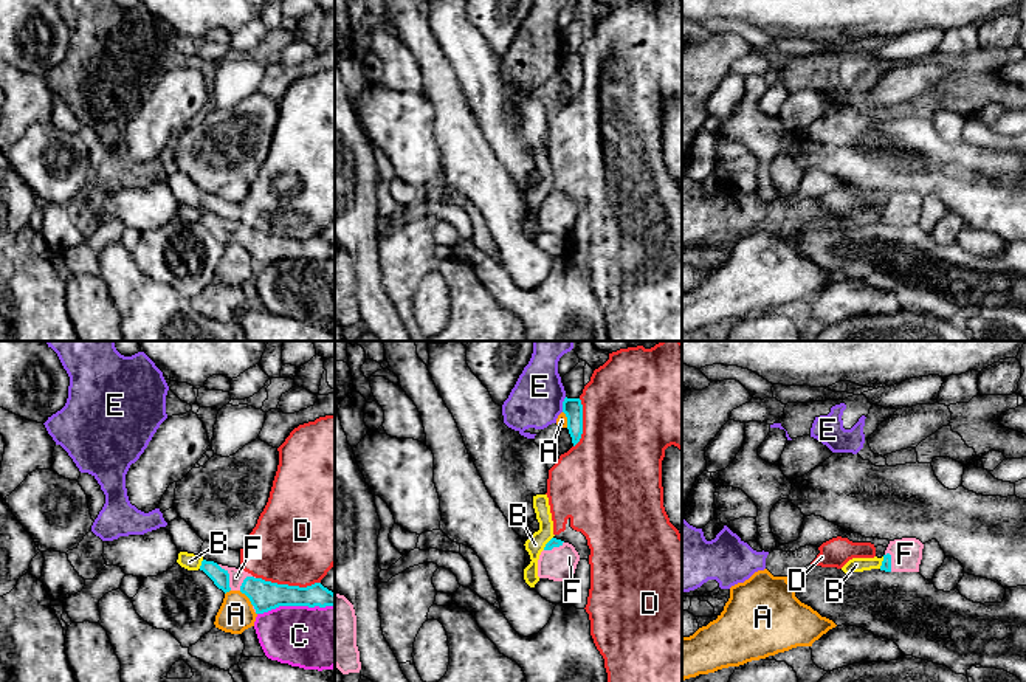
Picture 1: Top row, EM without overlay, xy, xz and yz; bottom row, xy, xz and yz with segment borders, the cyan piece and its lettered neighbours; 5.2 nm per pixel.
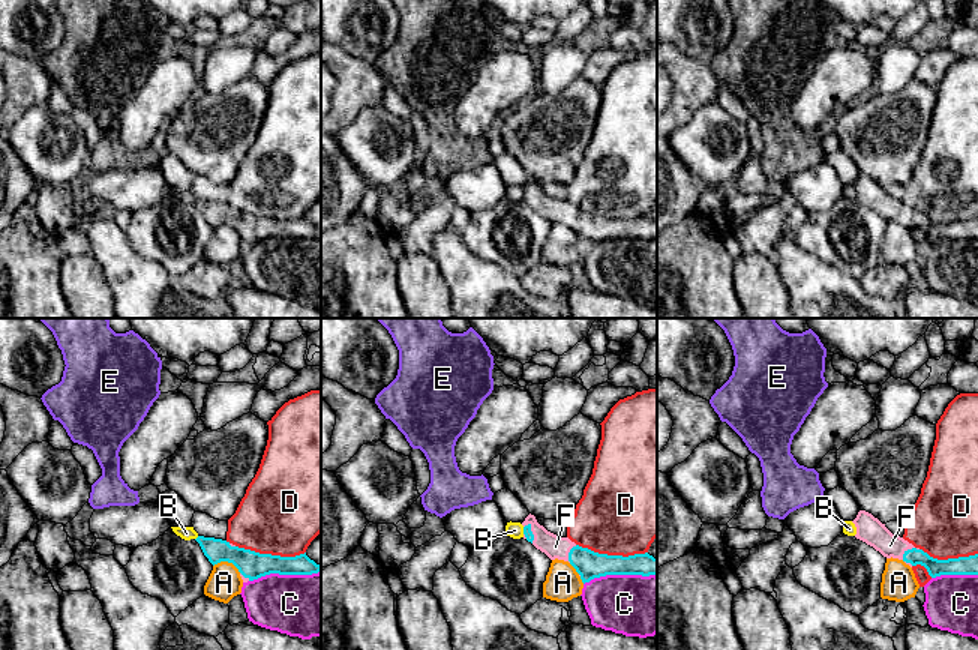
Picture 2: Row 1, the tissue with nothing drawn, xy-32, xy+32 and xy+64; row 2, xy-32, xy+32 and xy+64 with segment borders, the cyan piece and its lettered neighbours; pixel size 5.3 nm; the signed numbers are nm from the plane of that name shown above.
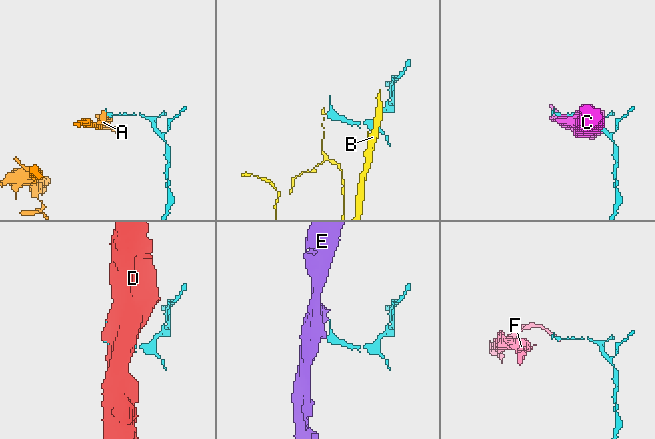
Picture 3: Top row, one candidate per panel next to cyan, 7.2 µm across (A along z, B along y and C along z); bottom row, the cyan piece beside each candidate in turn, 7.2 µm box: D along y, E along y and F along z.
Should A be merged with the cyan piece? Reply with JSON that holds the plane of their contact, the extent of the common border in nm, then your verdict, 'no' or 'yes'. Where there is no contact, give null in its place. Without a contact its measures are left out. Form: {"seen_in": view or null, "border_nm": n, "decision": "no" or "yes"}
{"seen_in": "xy", "border_nm": 110, "decision": "no"}

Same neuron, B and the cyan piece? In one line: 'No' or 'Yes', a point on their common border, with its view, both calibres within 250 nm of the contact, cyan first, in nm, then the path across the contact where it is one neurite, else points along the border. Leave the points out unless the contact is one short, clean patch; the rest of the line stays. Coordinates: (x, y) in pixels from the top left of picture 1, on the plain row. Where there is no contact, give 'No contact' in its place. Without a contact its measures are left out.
No. Touches cyan at xz (547, 196). Thickness 50 nm (cyan) against 100 nm. Boundary: xz (552, 189), (543, 202)

